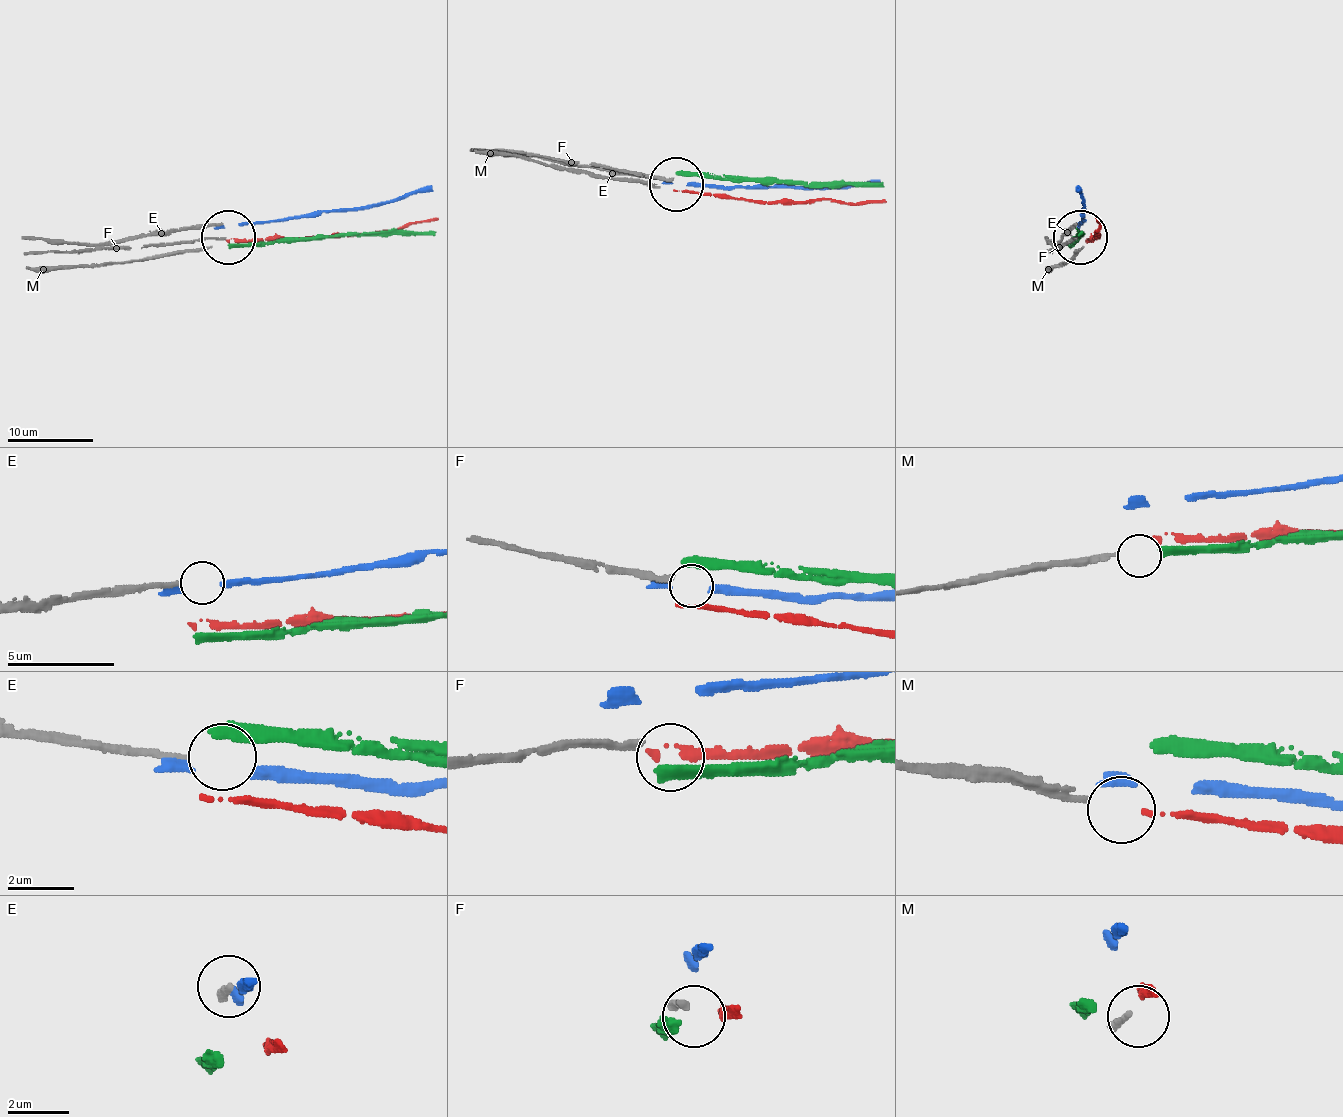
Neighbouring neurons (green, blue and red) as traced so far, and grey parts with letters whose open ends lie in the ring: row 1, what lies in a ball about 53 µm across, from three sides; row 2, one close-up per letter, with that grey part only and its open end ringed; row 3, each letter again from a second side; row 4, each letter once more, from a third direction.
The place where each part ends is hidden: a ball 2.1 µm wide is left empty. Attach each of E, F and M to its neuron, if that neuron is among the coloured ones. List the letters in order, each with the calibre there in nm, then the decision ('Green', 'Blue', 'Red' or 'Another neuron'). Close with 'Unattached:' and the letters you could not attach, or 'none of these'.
E: Thickness 190 nm. Another neuron
F: Thickness 260 nm. Another neuron
M: Thickness 190 nm. Another neuron
Unattached: E, F, M

